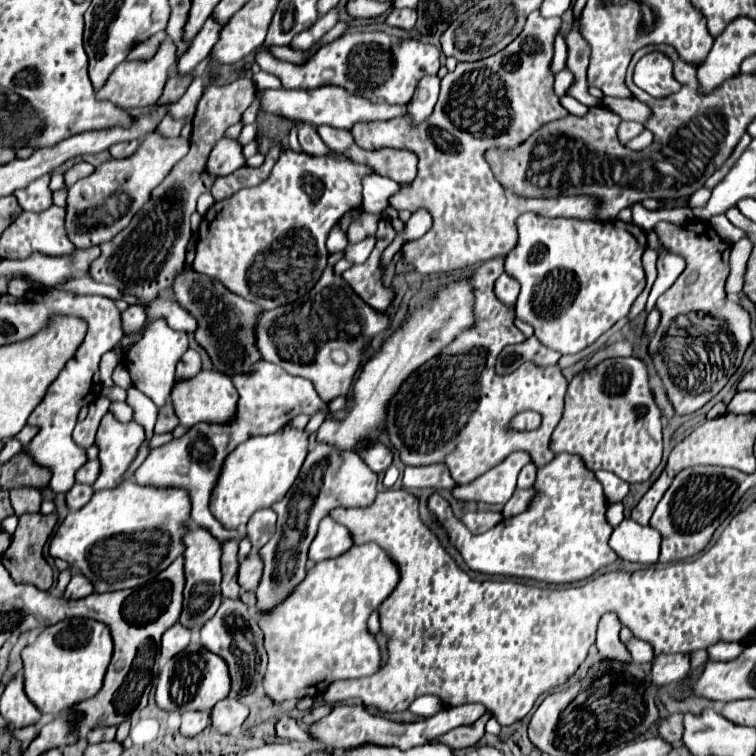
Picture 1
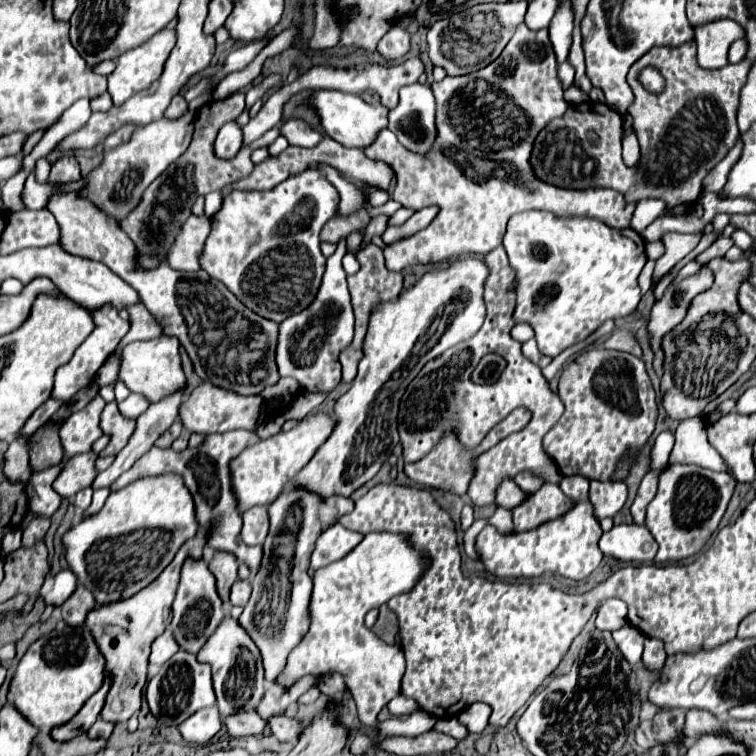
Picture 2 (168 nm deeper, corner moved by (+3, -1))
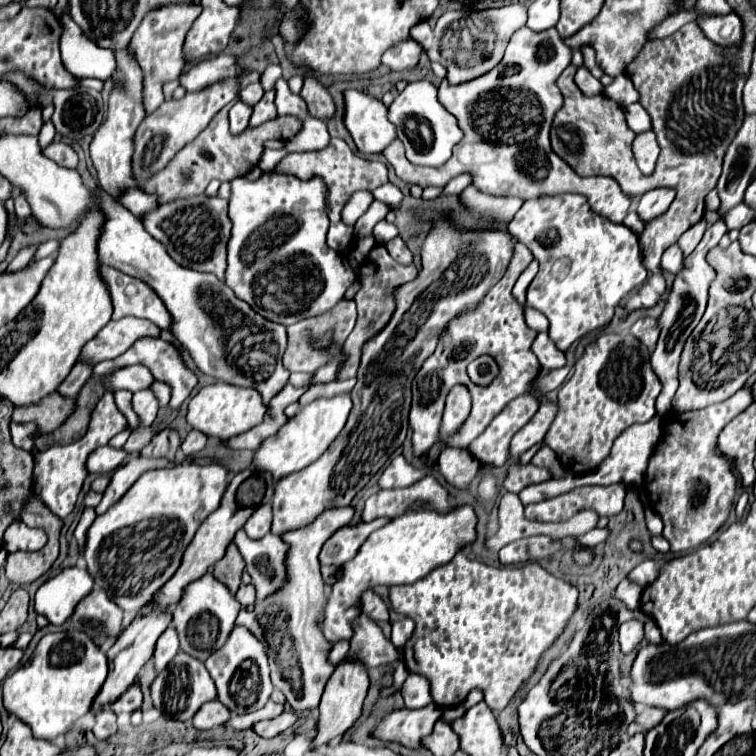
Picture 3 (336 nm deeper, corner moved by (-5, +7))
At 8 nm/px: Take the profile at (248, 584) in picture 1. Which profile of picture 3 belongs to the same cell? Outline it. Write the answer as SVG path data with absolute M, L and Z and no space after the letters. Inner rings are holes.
M240 585L236 599L246 607L246 605L254 605L256 603L256 589L252 585Z

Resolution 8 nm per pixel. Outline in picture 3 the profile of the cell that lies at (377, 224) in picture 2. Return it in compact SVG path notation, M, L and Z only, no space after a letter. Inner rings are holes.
M386 183L386 185L378 187L372 195L374 195L374 199L384 201L392 211L394 211L394 209L398 209L398 207L400 207L400 203L402 203L402 199L404 199L404 195L400 193L400 189L398 189L396 185L392 185L392 183Z

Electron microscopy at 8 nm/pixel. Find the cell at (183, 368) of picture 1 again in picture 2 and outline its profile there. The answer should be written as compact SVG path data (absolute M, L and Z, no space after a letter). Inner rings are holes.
M174 393L172 397L164 397L164 401L160 403L152 403L136 419L136 431L130 437L128 445L122 449L122 453L118 453L116 461L106 471L98 473L96 481L92 483L92 489L110 487L124 471L128 471L134 465L134 461L140 455L144 455L144 451L148 451L164 431L170 429L170 425L178 415L180 403L182 403L182 393Z

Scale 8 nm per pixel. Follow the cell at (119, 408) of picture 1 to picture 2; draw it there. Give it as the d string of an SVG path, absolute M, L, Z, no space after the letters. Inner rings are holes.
M130 393L128 399L124 399L122 403L118 403L120 411L126 413L126 417L132 417L136 419L138 415L142 415L146 409L148 409L148 399L144 395L136 395L136 393Z

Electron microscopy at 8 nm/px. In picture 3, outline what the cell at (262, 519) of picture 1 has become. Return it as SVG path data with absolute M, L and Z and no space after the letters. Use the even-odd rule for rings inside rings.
M260 505L260 509L256 509L256 513L252 513L252 517L246 521L244 531L248 533L250 539L260 539L266 533L270 533L272 527L272 505Z

